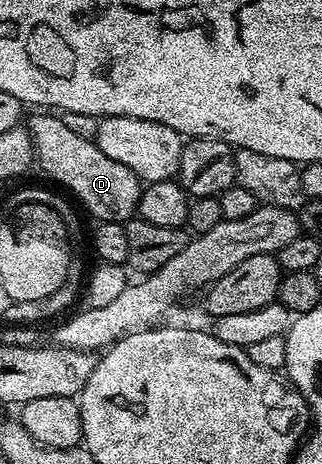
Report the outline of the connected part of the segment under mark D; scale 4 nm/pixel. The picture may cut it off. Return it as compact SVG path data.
M48 111L37 113L40 114L32 122L27 122L26 128L32 137L35 160L44 168L45 175L65 185L96 216L97 222L127 222L137 212L140 203L140 178L130 171L130 167L122 167L122 163L102 155L95 140L74 135L74 131L64 125L63 116Z

